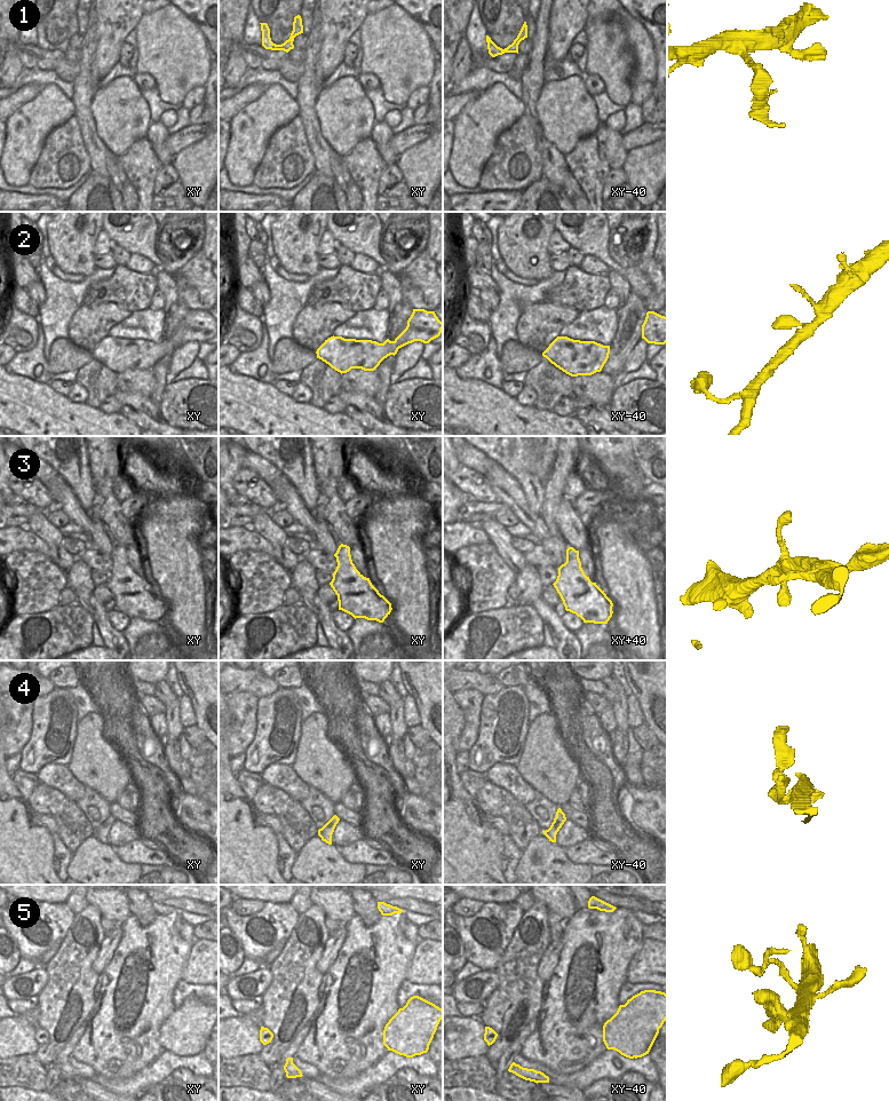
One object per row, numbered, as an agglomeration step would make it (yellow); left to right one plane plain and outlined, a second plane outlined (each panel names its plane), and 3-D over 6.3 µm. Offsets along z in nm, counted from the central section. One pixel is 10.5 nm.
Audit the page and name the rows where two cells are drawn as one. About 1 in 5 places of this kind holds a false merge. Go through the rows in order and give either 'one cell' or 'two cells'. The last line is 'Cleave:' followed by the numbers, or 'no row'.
1: one cell
2: one cell
3: one cell
4: one cell
5: one cell
Cleave: no row

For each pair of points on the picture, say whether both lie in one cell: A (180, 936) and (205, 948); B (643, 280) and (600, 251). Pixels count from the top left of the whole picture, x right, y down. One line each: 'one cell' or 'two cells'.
A: two cells
B: one cell

